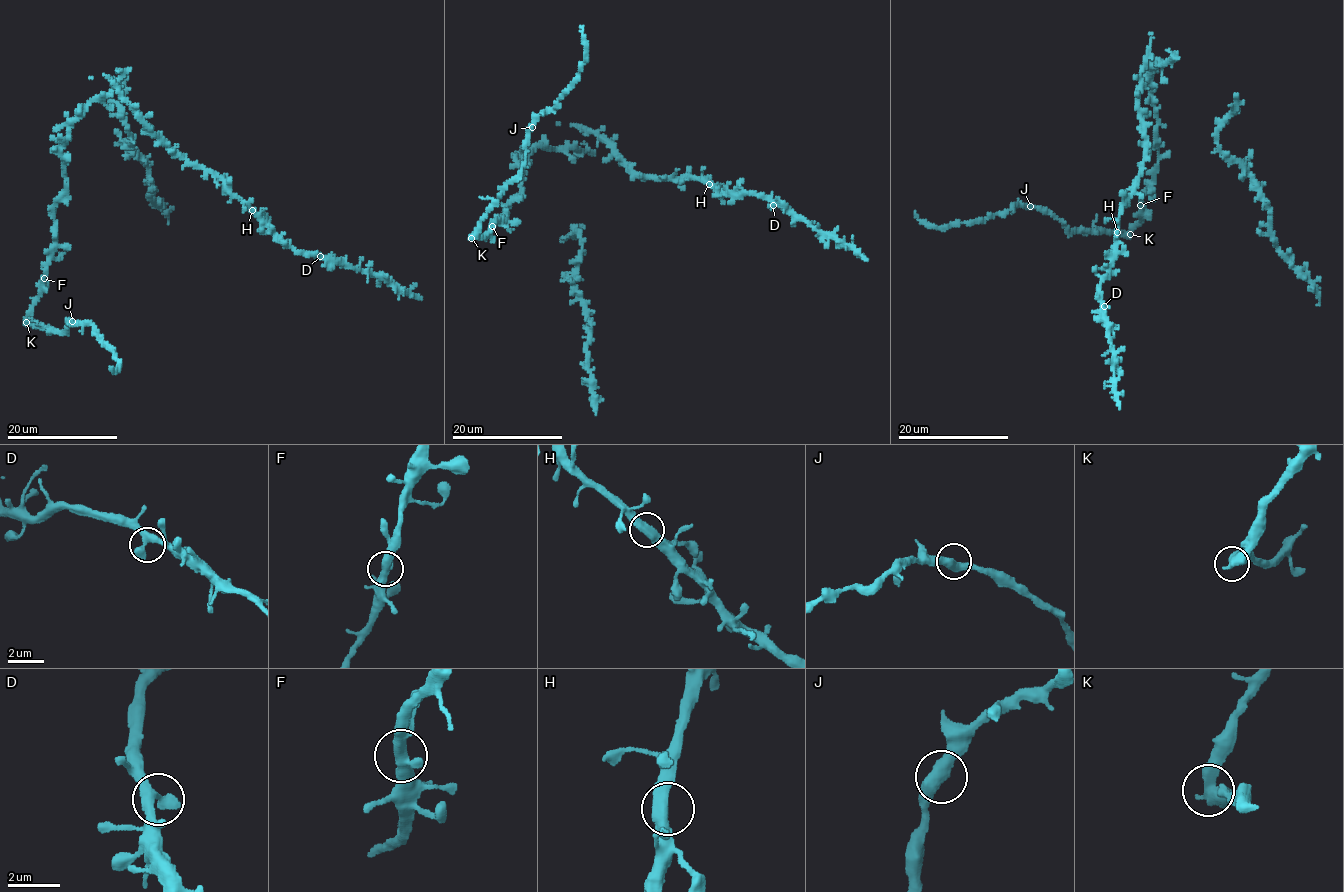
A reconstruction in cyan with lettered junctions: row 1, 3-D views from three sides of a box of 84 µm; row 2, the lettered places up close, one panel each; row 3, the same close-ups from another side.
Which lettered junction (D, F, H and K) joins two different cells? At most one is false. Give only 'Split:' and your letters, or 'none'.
Split: K

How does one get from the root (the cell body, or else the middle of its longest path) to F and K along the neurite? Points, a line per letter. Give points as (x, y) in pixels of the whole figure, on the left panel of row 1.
F: (67, 142), (61, 151), (66, 192), (53, 207), (54, 246), (44, 278)
K: (67, 142), (61, 151), (66, 192), (53, 207), (54, 246), (45, 268), (41, 295), (26, 322)

